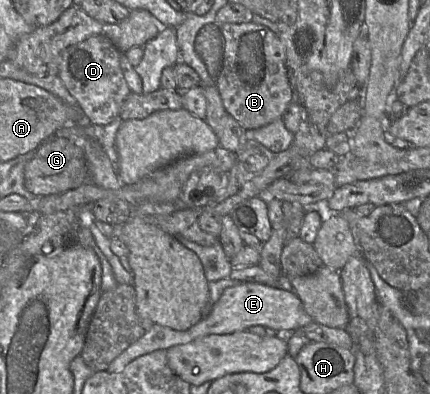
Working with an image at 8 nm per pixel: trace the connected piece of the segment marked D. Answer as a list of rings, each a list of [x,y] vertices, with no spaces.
[[[104,34],[71,45],[61,54],[59,76],[91,125],[103,126],[120,117],[121,107],[131,93],[120,66],[120,56],[119,49]]]

